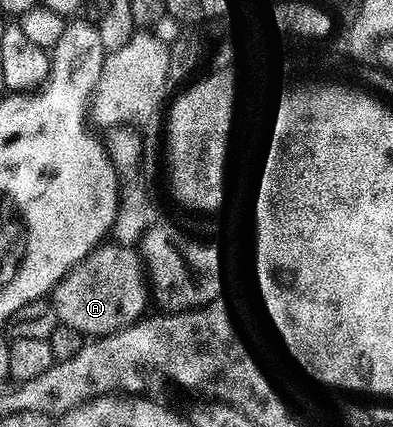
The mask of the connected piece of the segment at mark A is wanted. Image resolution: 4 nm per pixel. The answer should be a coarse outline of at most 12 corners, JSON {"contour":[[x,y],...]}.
{"contour":[[101,244],[54,285],[57,322],[83,337],[139,320],[132,249]]}

